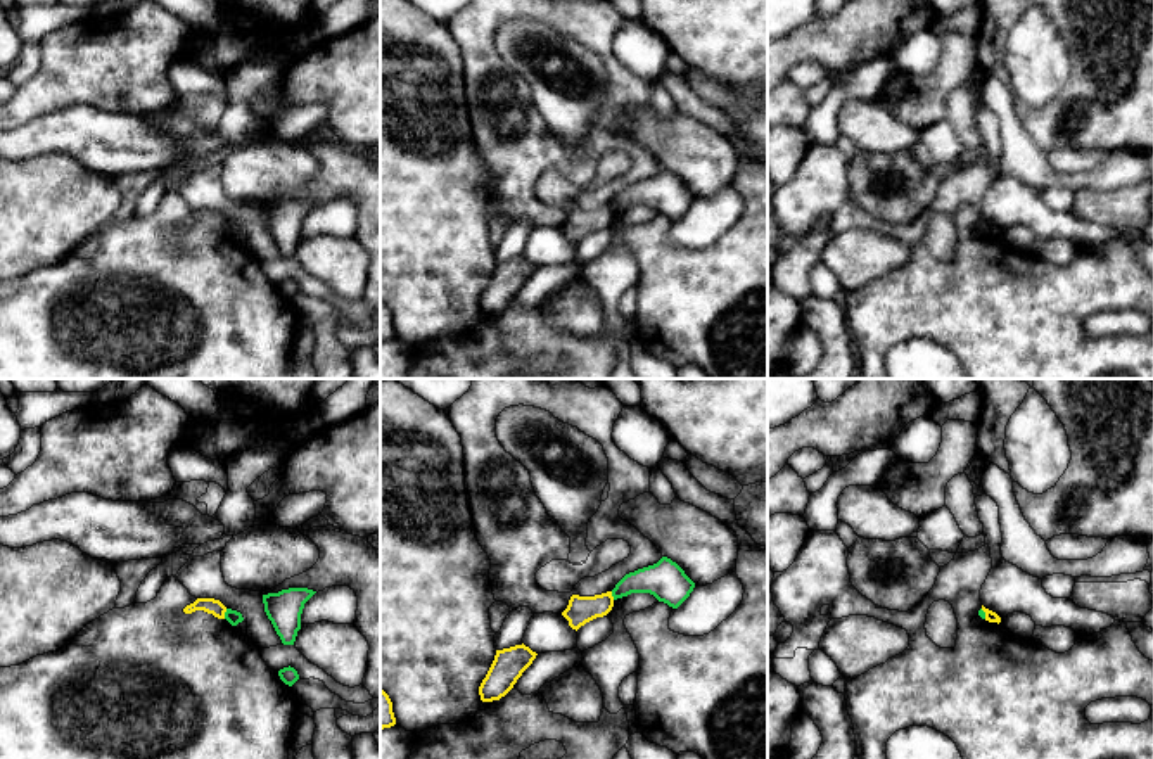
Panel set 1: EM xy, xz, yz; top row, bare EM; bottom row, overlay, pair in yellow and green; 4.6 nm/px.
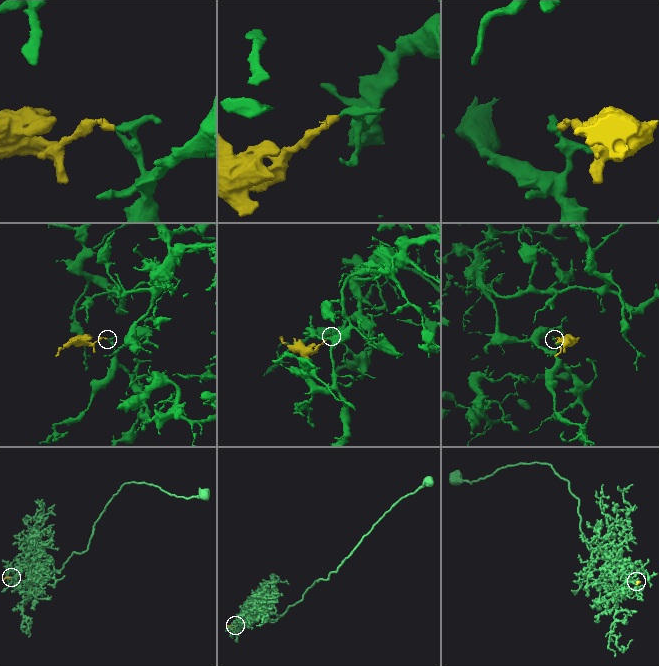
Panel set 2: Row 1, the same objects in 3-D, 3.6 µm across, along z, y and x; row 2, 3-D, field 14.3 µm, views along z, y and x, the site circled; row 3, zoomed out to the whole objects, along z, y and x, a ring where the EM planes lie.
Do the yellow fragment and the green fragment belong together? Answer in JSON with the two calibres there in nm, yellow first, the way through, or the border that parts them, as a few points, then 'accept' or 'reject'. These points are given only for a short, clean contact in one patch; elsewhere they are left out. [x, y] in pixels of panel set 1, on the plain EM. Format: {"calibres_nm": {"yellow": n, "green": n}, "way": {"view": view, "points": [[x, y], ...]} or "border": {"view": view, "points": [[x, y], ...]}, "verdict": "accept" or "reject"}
{"calibres_nm": {"yellow": 70, "green": 70}, "border": {"view": "xy", "points": [[227, 222], [223, 230]]}, "verdict": "reject"}

